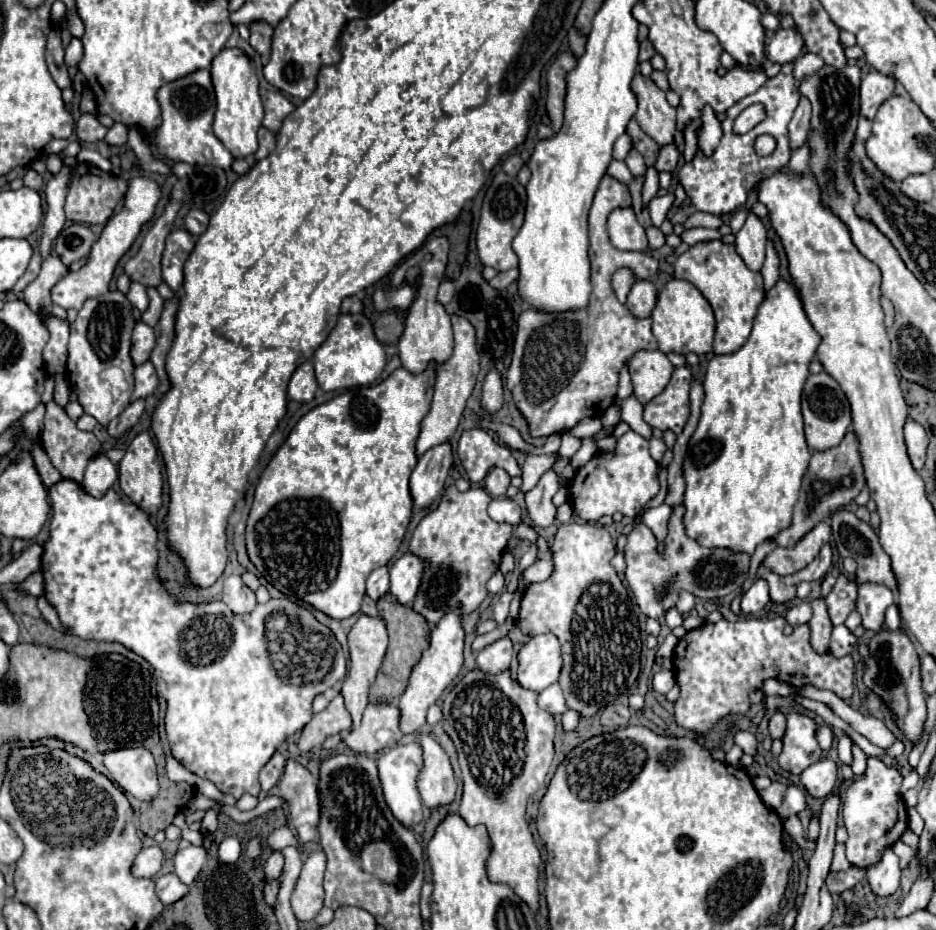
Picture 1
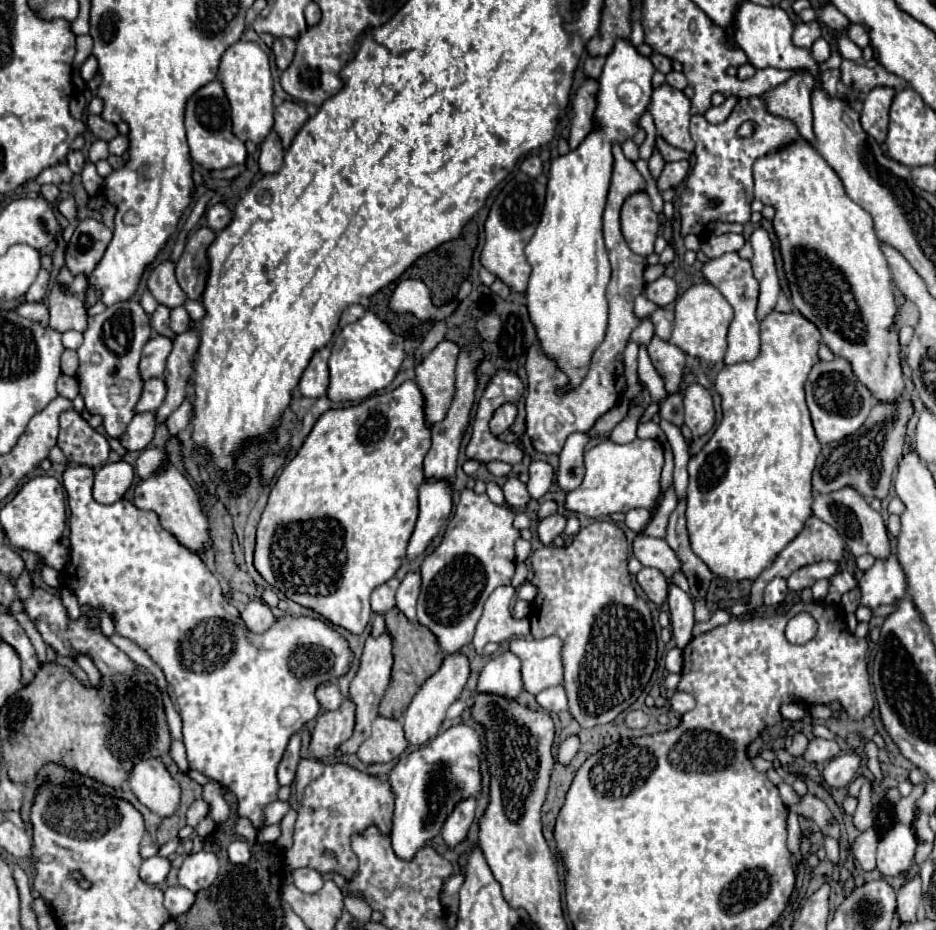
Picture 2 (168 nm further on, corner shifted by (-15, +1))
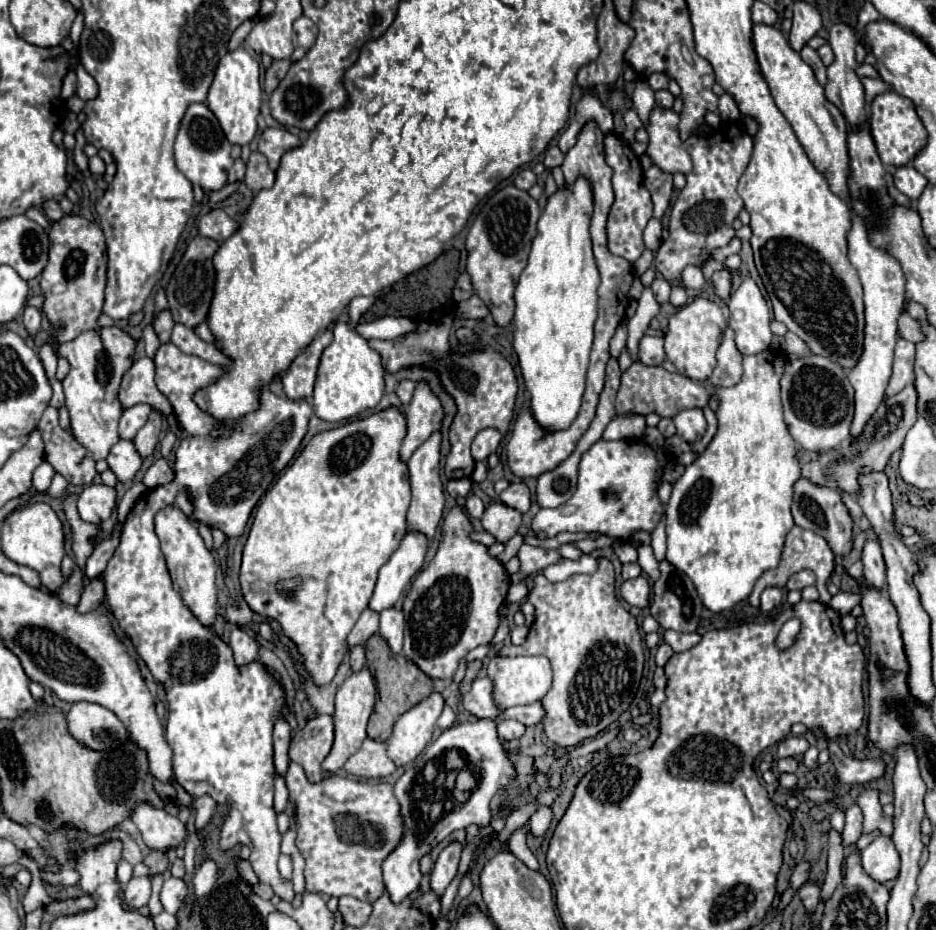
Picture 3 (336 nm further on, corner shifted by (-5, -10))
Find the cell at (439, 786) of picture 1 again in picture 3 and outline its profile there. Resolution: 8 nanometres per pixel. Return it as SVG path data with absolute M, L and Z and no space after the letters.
M451 843L439 853L439 857L435 861L435 867L433 867L433 873L431 873L431 891L437 897L441 897L445 893L447 885L457 875L459 855L461 855L461 845L459 843Z

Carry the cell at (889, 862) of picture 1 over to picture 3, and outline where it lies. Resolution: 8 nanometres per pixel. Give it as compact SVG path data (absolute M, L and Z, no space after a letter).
M885 835L875 837L871 845L861 851L861 859L865 873L879 883L891 881L899 873L899 853L893 841Z

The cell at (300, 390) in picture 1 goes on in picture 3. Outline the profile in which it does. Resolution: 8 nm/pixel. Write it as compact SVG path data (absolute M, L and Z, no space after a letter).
M327 329L325 333L317 335L313 343L293 359L291 367L281 377L283 391L289 399L311 399L319 357L321 357L321 351L331 343L331 339L333 339L333 333L331 329Z

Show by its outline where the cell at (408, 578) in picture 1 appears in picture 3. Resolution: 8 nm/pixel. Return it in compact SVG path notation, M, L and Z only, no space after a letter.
M391 607L389 611L381 611L379 615L379 635L387 641L391 653L401 655L401 647L403 647L403 613L397 611L395 607Z

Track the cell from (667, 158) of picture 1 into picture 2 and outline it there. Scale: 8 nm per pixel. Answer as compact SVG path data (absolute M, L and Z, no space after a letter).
M679 160L679 162L667 162L659 180L657 180L657 188L663 192L671 186L679 186L685 176L689 172L689 160Z

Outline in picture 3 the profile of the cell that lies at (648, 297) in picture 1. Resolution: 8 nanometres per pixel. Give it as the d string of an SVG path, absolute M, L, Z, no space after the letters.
M657 277L657 279L653 281L651 289L653 289L653 293L655 293L655 299L657 299L659 303L667 303L667 301L669 301L669 291L671 291L671 285L669 285L669 281L665 281L663 277Z

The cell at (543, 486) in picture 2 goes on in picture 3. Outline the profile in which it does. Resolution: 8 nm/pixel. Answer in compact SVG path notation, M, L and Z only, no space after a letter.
M519 481L519 483L513 483L509 485L503 493L499 493L497 497L499 503L511 507L511 509L517 509L519 513L527 513L529 507L531 507L531 495L529 495L529 487Z

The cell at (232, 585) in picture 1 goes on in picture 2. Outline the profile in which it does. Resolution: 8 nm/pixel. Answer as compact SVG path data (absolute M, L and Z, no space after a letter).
M261 600L247 602L245 610L241 612L241 618L243 618L245 626L251 628L251 632L265 632L275 622L271 608Z

